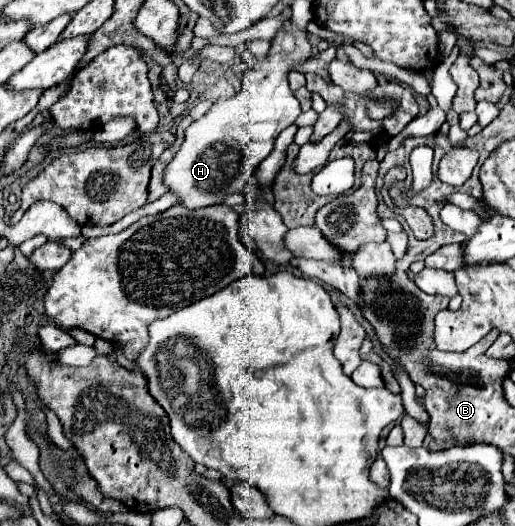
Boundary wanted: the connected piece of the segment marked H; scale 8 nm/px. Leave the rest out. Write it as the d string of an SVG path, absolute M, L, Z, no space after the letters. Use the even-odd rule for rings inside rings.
M287 18L271 40L267 56L245 70L241 92L213 104L205 116L185 130L185 140L167 166L163 180L169 192L179 196L179 204L195 210L221 204L225 196L243 190L249 176L271 154L275 138L301 114L299 100L289 90L287 74L311 58L305 30Z

